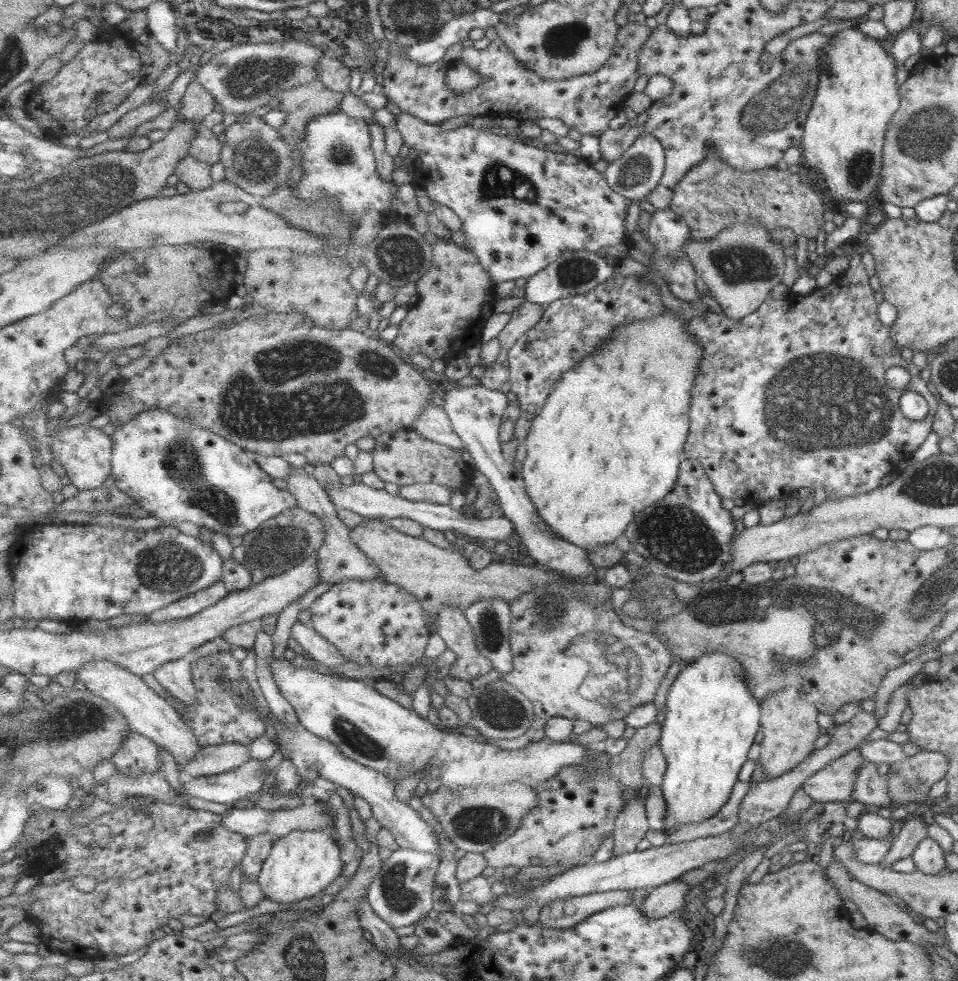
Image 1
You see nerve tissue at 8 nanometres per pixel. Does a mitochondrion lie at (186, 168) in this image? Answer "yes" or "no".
no

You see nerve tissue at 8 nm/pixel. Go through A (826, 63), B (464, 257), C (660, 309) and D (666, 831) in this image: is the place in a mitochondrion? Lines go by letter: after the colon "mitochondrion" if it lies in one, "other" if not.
A: mitochondrion
B: other
C: other
D: other

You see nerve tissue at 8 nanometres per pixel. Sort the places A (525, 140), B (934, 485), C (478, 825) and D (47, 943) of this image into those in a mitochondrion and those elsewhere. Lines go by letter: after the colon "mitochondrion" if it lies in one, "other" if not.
A: other
B: mitochondrion
C: mitochondrion
D: other

